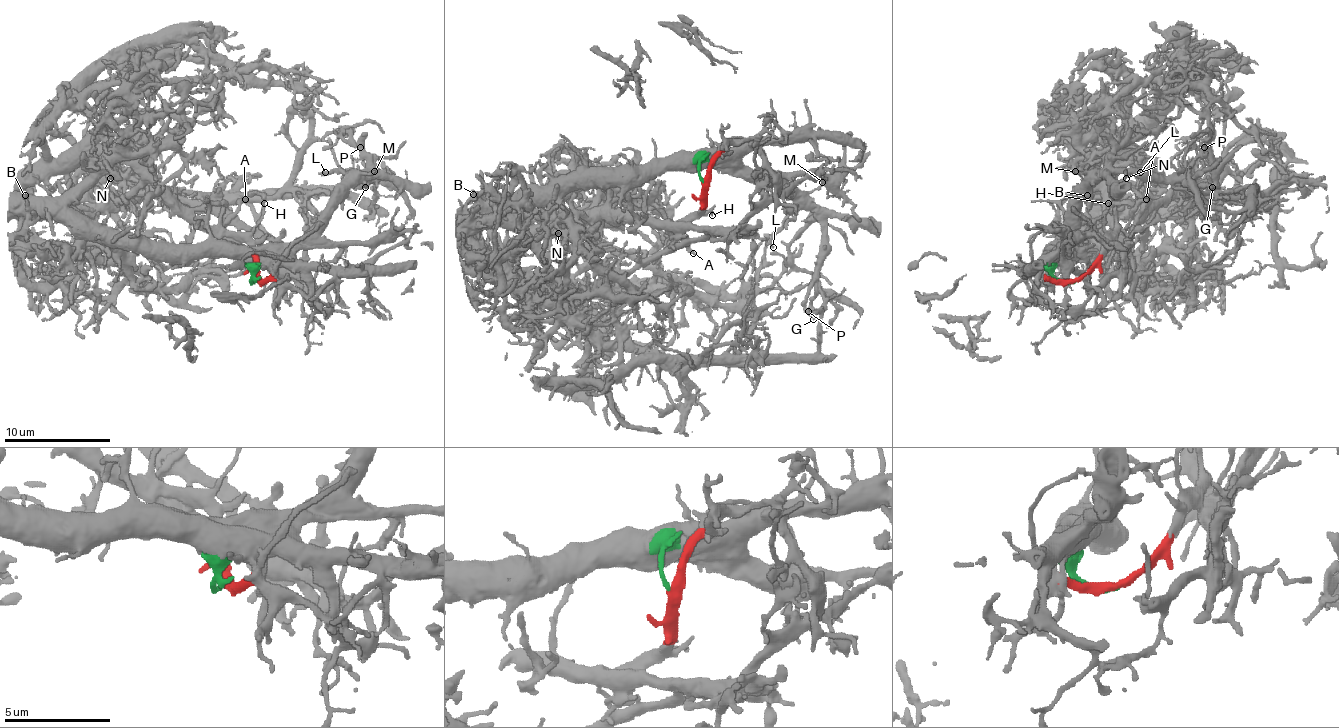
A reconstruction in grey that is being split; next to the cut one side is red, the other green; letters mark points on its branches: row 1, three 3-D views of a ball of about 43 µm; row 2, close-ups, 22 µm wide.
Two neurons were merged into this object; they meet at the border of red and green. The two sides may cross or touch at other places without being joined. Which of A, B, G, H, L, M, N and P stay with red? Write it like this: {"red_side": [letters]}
{"red_side": ["A", "H", "N"]}

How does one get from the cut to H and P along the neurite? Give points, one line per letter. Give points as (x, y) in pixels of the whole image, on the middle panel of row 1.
H: (702, 181), (702, 205), (696, 211), (710, 211), (712, 216)
P: (702, 181), (702, 160), (734, 160), (747, 173), (768, 173), (814, 213), (822, 227), (816, 288), (808, 312)

